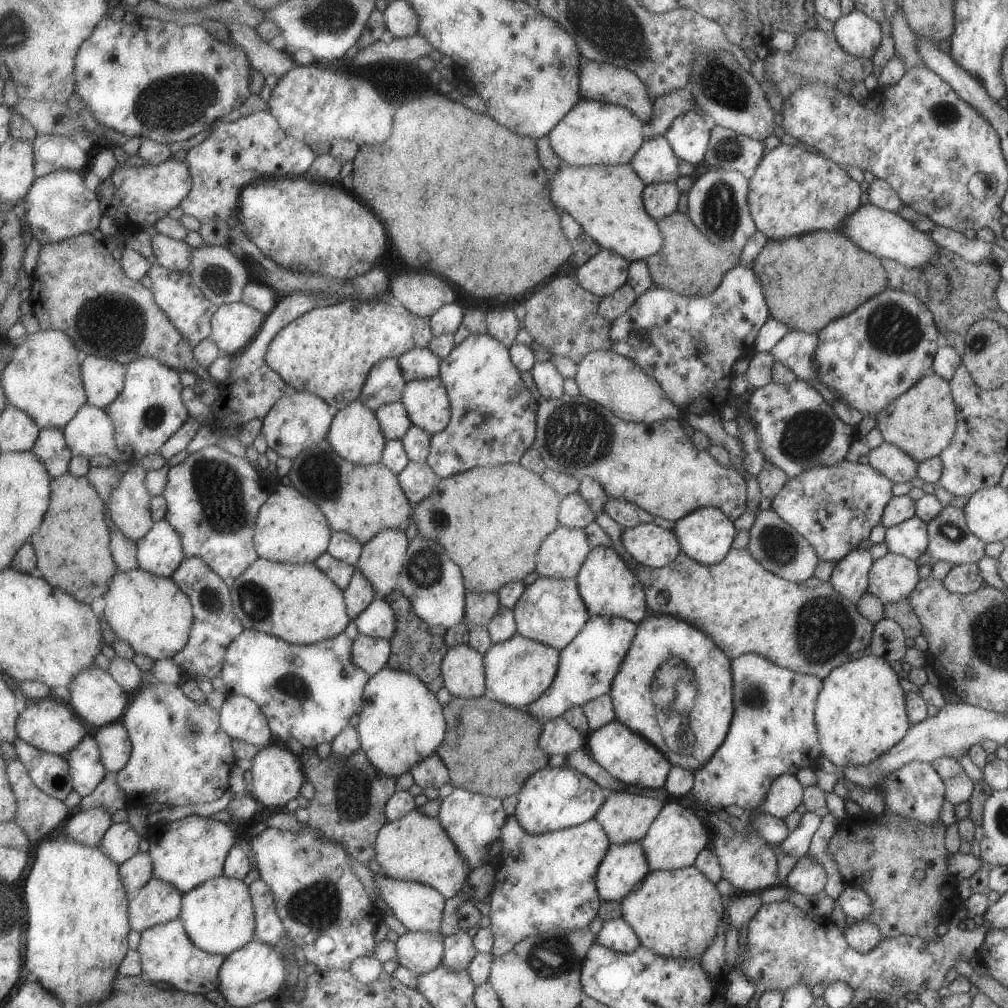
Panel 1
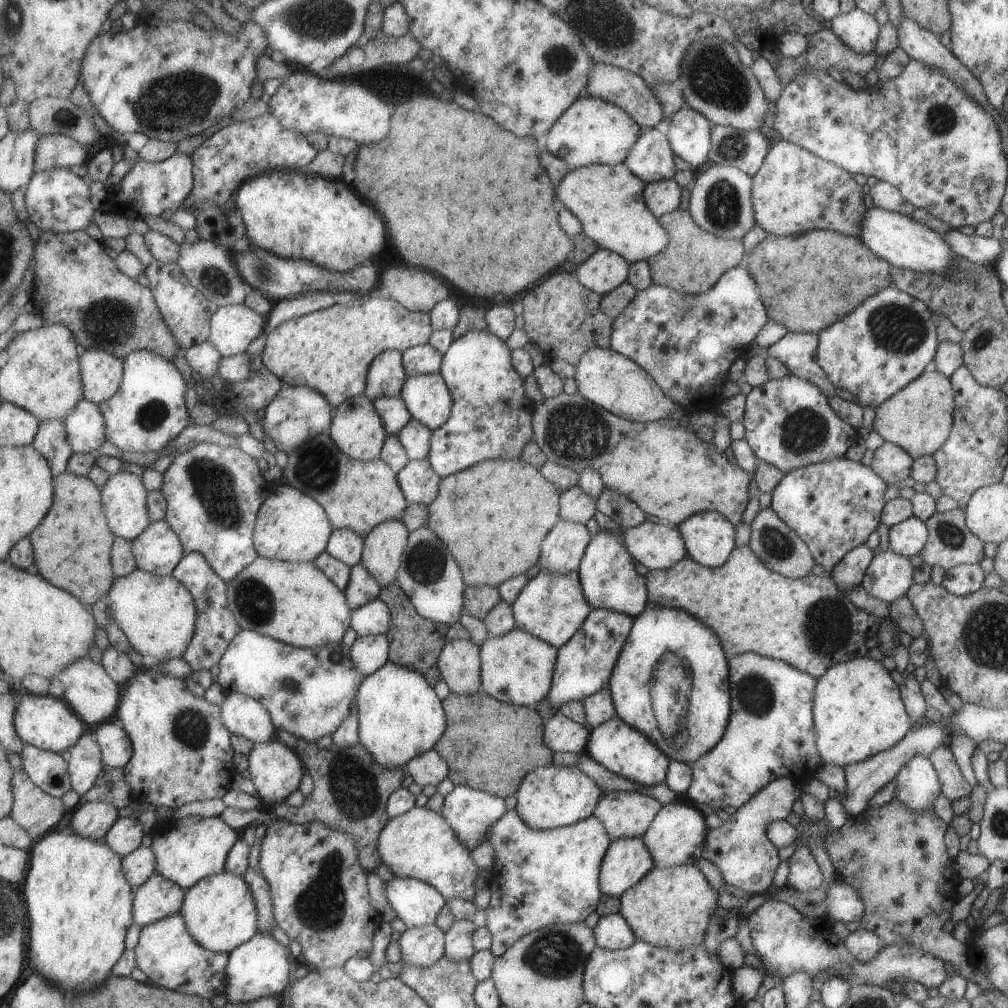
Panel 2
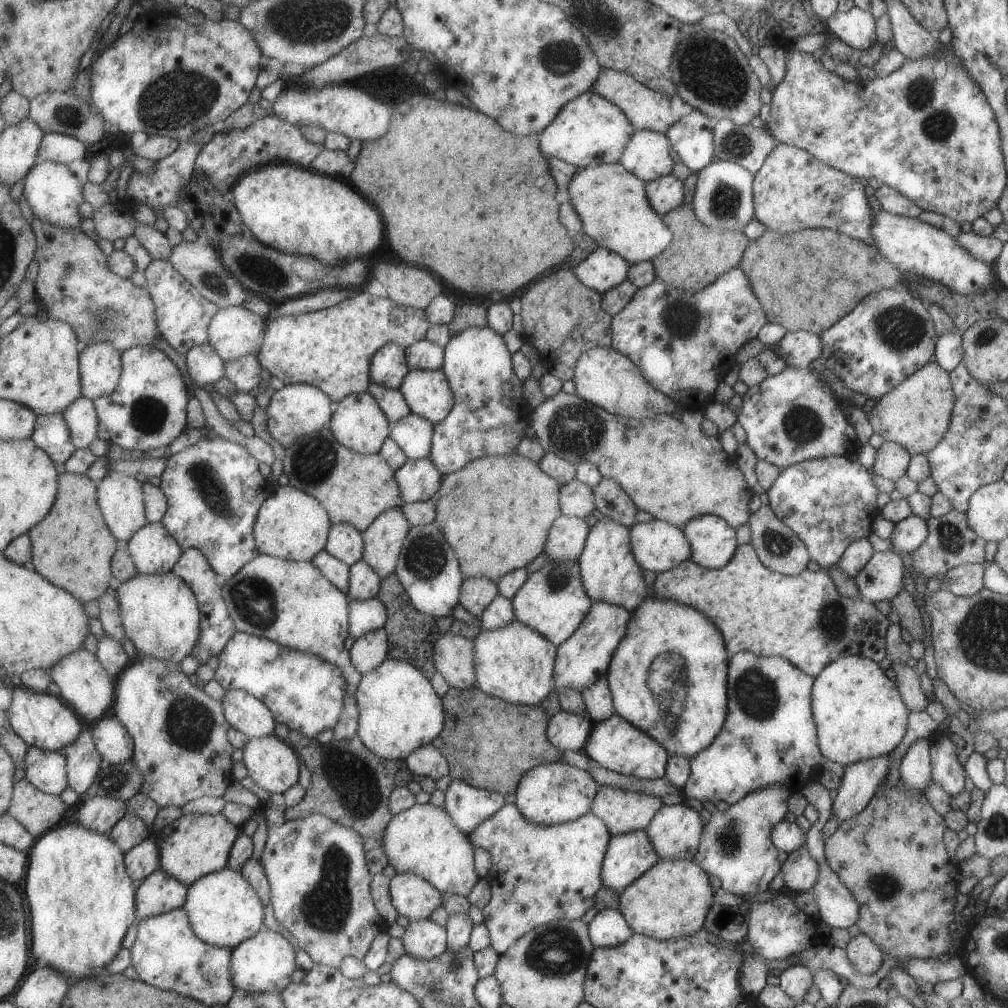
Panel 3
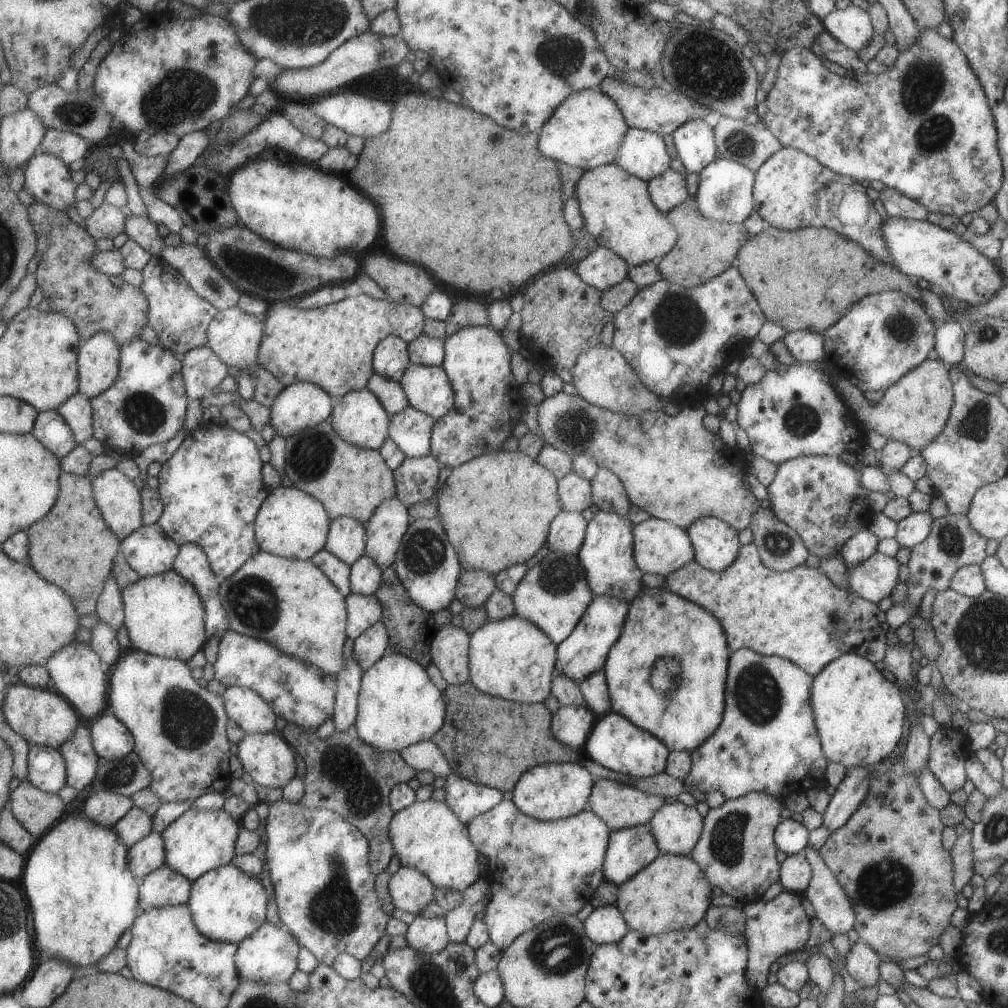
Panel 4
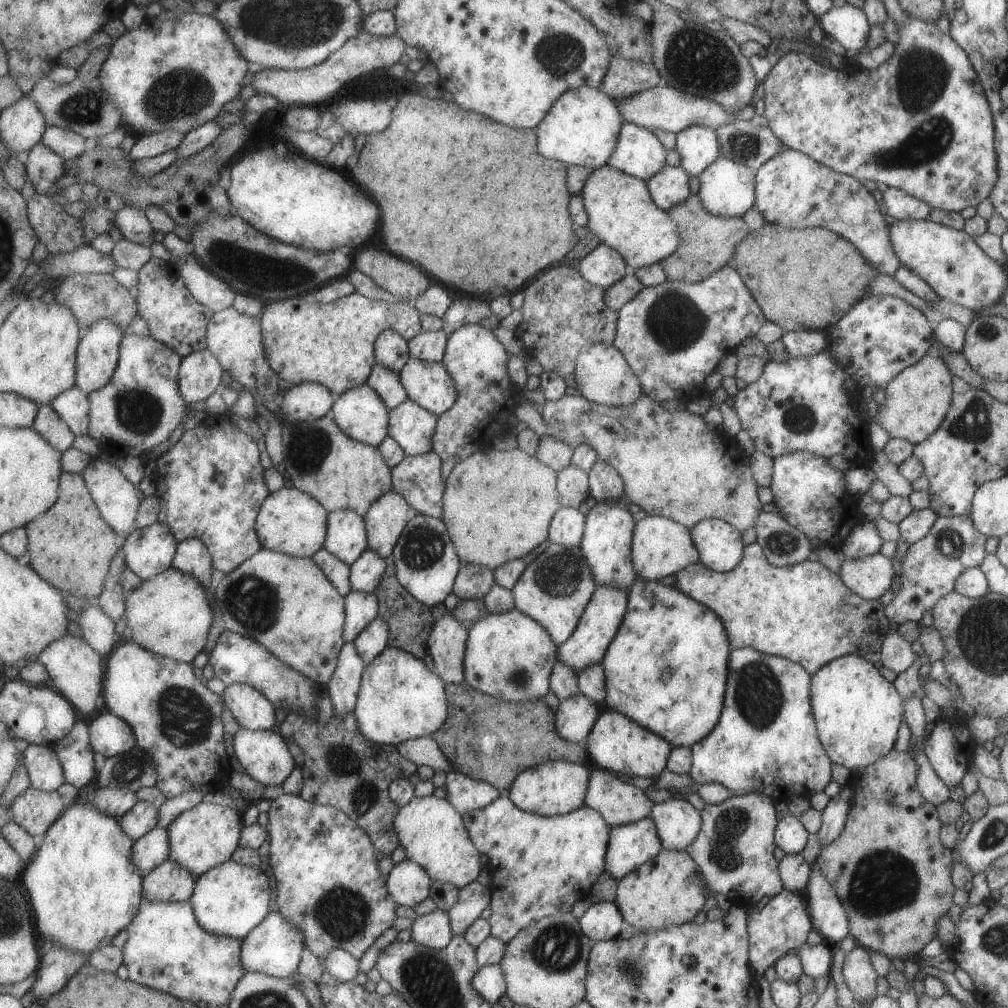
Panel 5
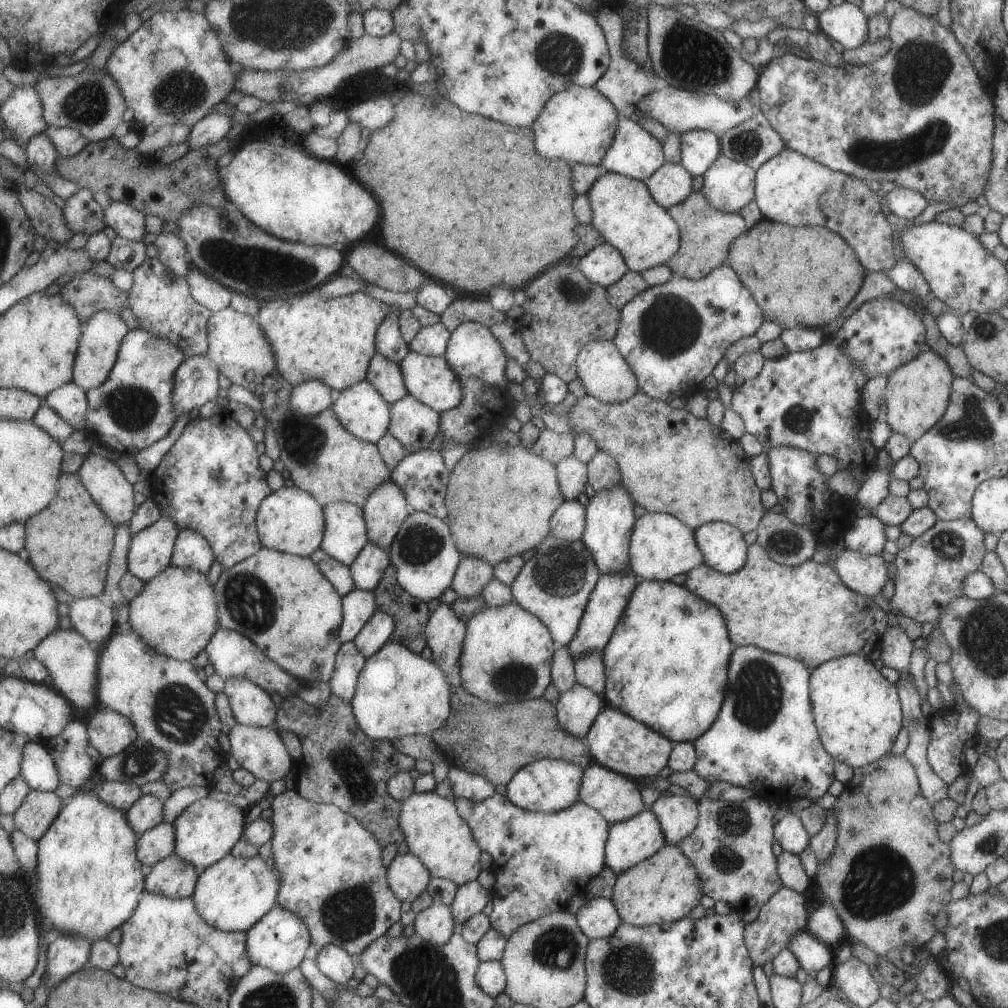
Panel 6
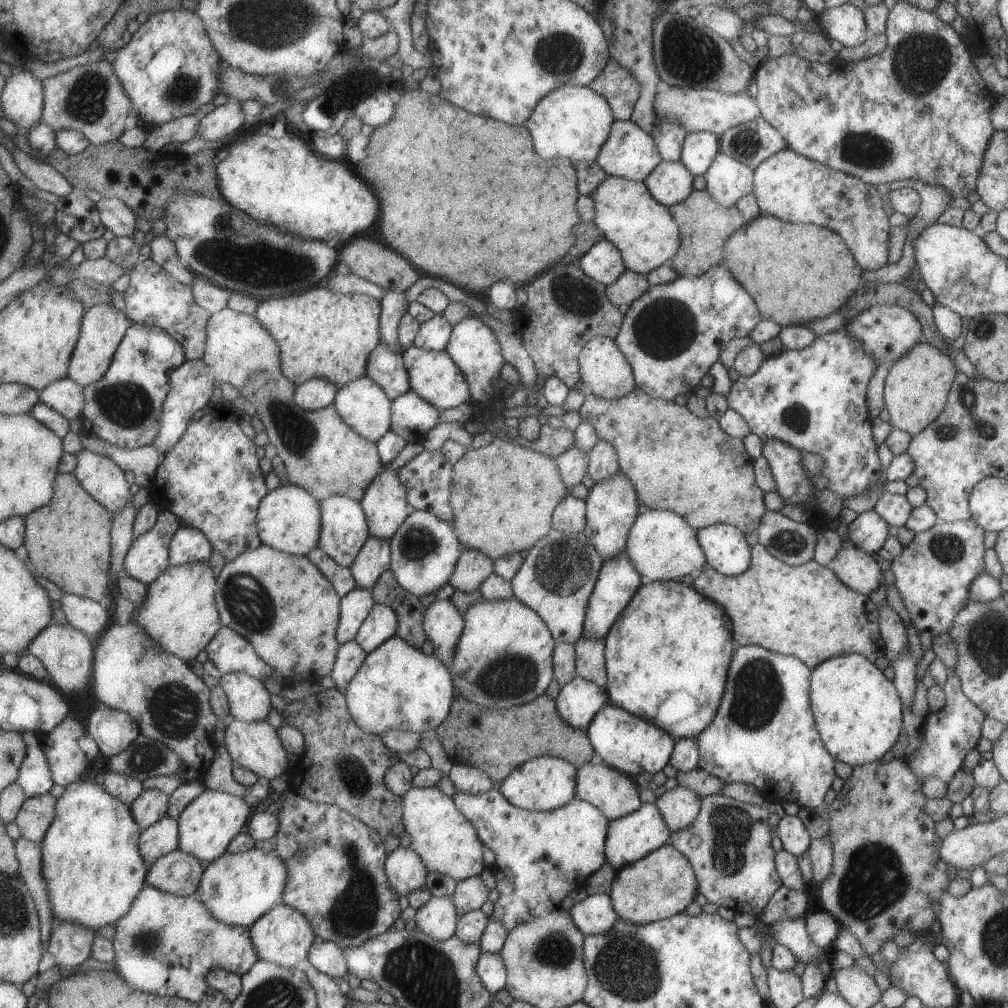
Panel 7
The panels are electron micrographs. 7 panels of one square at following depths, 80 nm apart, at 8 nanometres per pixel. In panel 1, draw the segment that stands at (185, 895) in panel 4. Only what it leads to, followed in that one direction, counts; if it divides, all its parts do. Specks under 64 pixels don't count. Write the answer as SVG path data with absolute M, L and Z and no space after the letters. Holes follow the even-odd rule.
M154 876L130 902L132 930L142 933L179 919L183 901L184 894L175 885Z

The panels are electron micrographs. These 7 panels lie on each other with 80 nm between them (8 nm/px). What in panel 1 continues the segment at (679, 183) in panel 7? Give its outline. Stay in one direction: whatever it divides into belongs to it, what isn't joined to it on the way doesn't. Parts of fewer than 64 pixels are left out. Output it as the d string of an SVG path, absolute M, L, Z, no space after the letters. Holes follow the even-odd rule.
M675 183L644 185L642 203L645 212L655 220L669 216L676 210L680 192Z

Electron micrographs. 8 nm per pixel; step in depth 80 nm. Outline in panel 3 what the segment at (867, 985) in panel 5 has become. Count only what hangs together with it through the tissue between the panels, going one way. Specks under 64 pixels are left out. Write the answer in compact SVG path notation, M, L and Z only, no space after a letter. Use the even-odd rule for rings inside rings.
M861 932L850 937L844 949L853 968L861 974L873 974L885 957L880 948Z

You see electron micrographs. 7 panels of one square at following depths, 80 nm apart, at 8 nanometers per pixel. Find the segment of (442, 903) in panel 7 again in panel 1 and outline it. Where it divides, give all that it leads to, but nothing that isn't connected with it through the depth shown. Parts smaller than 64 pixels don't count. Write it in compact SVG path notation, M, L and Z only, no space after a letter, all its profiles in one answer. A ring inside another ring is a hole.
M406 931L395 942L395 961L416 977L423 975L441 962L442 938L439 933Z

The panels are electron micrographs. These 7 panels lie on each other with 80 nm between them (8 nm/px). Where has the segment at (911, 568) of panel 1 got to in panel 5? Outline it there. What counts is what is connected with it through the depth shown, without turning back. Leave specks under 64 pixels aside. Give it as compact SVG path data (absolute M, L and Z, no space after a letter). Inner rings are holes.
M877 552L845 559L838 574L843 584L863 600L878 600L891 586L894 571L889 557Z

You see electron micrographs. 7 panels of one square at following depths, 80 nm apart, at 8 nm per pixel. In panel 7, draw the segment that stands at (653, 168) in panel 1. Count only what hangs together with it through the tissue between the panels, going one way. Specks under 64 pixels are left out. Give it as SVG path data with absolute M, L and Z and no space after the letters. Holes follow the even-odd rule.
M613 120L609 133L594 161L606 176L625 178L635 182L643 182L647 174L662 162L659 152L651 140L651 136L638 128L631 120Z

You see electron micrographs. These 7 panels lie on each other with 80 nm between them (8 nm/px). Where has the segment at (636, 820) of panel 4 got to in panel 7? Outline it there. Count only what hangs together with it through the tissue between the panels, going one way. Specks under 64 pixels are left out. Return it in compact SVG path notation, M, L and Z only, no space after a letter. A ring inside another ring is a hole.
M581 764L575 774L575 797L595 806L607 821L629 815L641 806L638 794L639 786L634 778L607 766L607 764Z

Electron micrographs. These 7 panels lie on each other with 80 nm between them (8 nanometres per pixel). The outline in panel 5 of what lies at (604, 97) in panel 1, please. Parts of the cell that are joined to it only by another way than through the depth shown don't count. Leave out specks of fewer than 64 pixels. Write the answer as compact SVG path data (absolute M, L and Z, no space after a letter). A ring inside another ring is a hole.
M655 86L643 92L623 97L616 100L616 105L625 122L651 131L659 129L673 134L693 125L706 126L715 131L718 126L734 120L748 121L755 114L753 104L741 107L736 113L728 113L715 101L694 97L669 86Z

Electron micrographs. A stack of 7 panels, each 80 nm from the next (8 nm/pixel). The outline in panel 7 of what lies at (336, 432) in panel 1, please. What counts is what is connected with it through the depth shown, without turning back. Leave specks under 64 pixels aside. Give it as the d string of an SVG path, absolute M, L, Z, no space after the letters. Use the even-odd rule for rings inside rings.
M361 376L344 386L337 387L333 407L344 424L364 440L375 443L390 430L391 400L371 378Z

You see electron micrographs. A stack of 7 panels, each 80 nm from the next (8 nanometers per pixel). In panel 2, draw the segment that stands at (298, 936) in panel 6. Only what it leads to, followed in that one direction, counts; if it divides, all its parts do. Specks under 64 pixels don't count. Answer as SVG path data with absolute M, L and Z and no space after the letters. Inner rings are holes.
M270 934L253 935L245 944L230 952L230 963L226 968L225 996L232 1004L249 1003L263 997L280 998L287 986L289 950Z

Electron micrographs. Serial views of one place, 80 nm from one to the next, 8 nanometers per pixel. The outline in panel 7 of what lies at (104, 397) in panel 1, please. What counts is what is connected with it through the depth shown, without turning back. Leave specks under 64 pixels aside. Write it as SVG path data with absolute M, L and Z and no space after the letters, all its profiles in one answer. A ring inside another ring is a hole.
M111 303L97 304L97 306L86 310L86 316L83 318L82 336L79 338L71 360L69 378L78 381L84 388L102 380L113 365L115 352L118 352L127 330L132 326L132 322L129 320L130 318L126 316L125 312L120 312L119 308Z

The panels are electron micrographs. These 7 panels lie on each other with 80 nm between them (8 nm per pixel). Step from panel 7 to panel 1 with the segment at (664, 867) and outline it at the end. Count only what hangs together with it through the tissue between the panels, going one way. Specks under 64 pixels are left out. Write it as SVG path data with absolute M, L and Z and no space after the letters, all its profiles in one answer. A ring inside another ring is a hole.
M693 865L672 871L653 871L646 874L635 890L631 890L621 902L621 918L632 928L642 947L670 959L695 959L706 951L713 937L718 933L720 921L724 918L721 895L715 885L705 878Z

